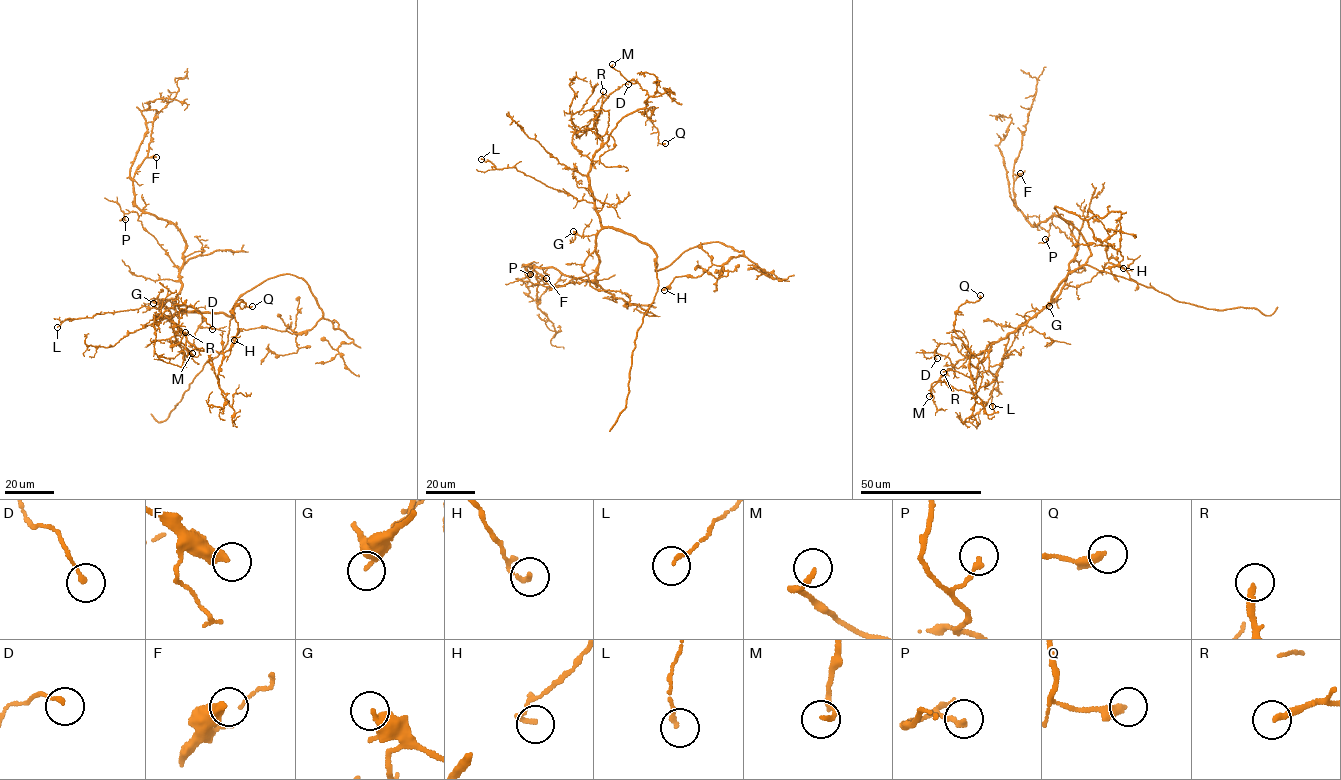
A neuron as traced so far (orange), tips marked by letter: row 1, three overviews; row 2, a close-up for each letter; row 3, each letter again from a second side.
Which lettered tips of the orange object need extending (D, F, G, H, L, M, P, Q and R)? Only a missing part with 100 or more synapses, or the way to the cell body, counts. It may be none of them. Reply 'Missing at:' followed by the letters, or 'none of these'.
Missing at: none of these

